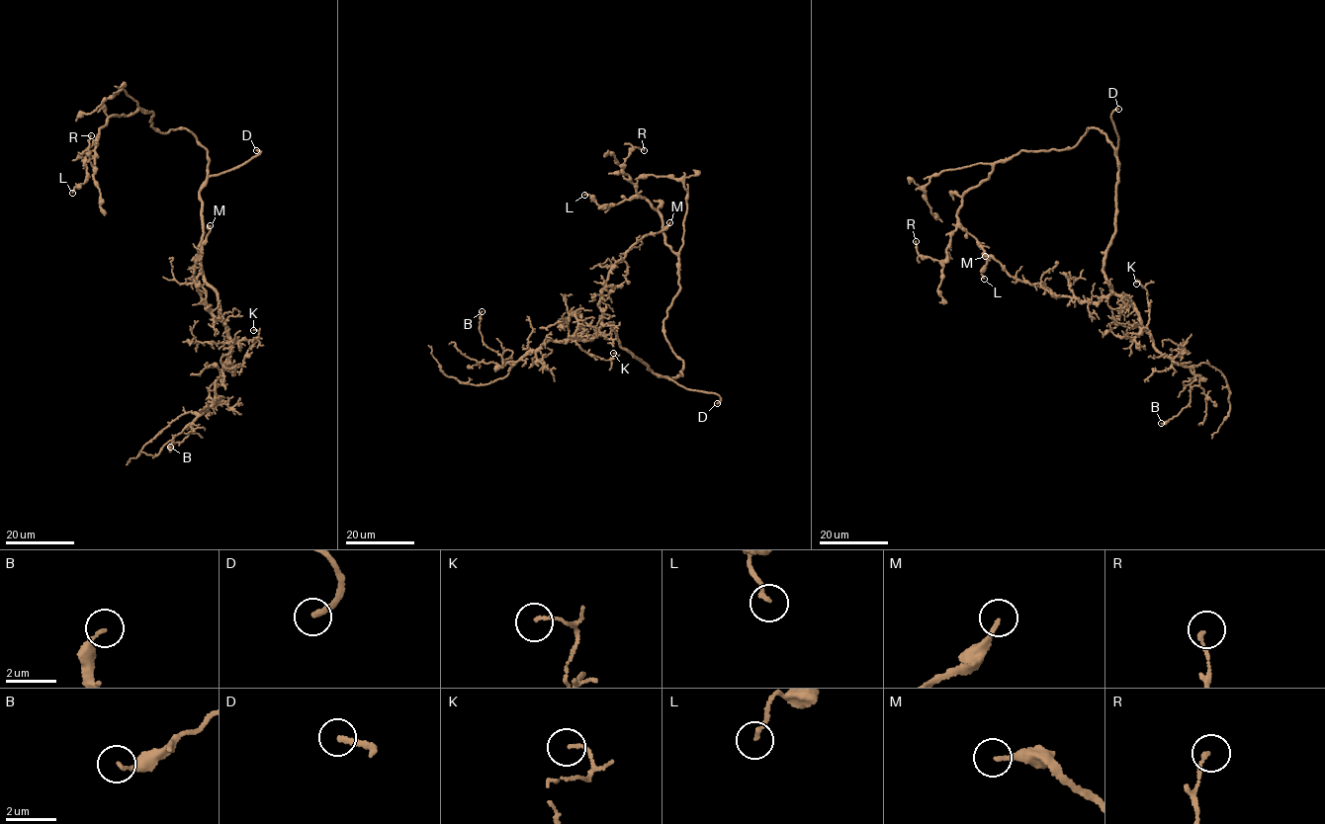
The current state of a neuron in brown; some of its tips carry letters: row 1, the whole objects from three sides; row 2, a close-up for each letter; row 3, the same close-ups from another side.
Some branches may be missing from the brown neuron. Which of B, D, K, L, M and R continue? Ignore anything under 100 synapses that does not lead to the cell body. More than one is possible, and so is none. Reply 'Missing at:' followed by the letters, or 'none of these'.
Missing at: D

